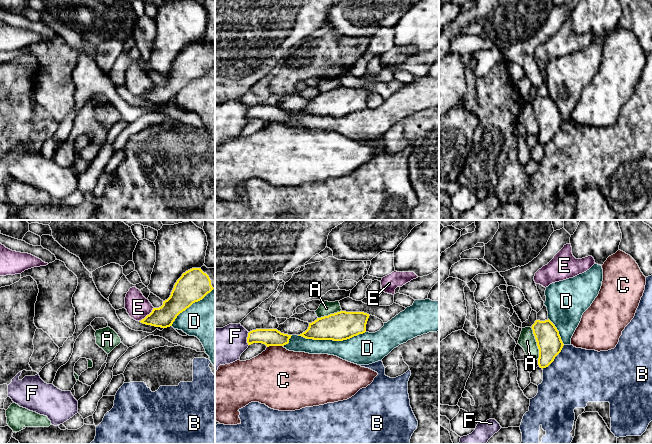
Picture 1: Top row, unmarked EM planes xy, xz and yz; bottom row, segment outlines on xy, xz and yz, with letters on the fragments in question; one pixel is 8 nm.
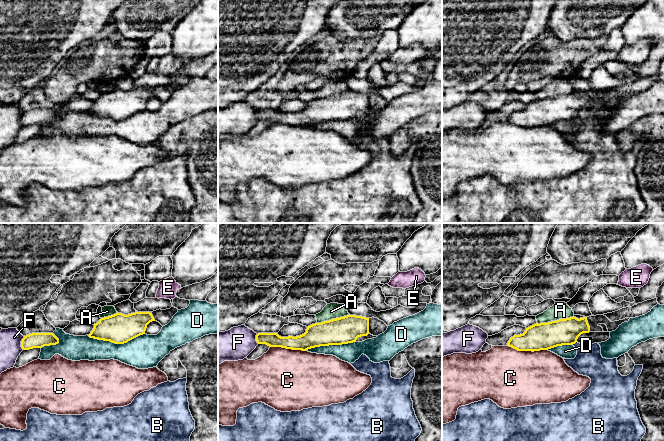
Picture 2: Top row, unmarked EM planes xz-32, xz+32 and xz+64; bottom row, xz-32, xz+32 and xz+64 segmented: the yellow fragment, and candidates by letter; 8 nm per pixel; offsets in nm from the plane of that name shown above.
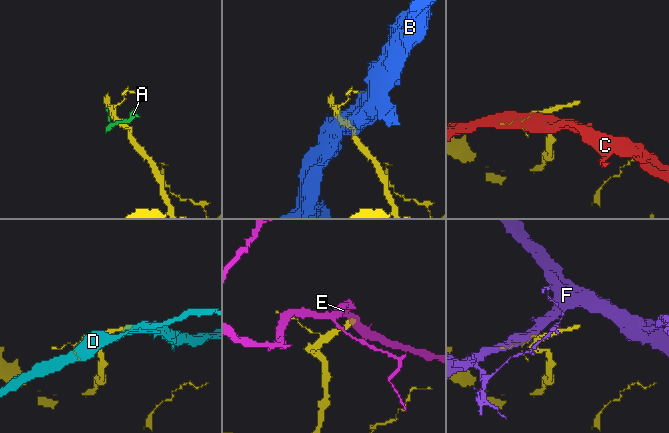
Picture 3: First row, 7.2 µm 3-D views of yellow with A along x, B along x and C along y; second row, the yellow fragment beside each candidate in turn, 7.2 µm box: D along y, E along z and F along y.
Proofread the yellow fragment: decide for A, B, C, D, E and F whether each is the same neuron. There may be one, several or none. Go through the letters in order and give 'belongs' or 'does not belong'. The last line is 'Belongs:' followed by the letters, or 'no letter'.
A: does not belong
B: does not belong
C: does not belong
D: does not belong
E: does not belong
F: does not belong
Belongs: no letter

